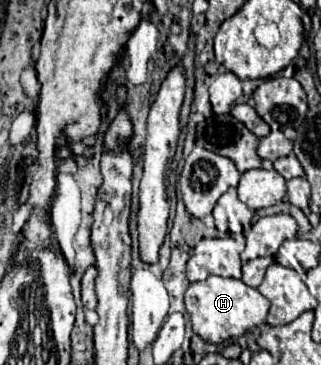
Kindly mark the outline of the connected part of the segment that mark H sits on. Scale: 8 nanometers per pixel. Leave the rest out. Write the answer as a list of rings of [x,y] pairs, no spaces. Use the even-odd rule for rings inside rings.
[[[209,275],[205,281],[191,283],[185,293],[185,305],[193,323],[193,331],[211,345],[235,341],[243,333],[263,325],[269,313],[269,299],[265,299],[257,289],[247,287],[239,279],[225,279],[217,275]]]

